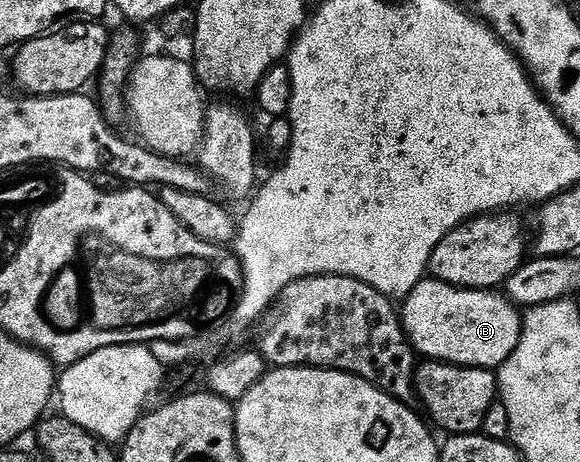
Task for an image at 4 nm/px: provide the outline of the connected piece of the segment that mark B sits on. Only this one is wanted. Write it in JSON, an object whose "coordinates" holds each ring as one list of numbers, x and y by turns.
{"coordinates":[[424,278,402,301,402,329,412,349,421,357,441,364,459,364,462,368,498,369,517,346,523,329,520,309,512,304,506,295,495,290,481,288,457,288,444,280]]}

